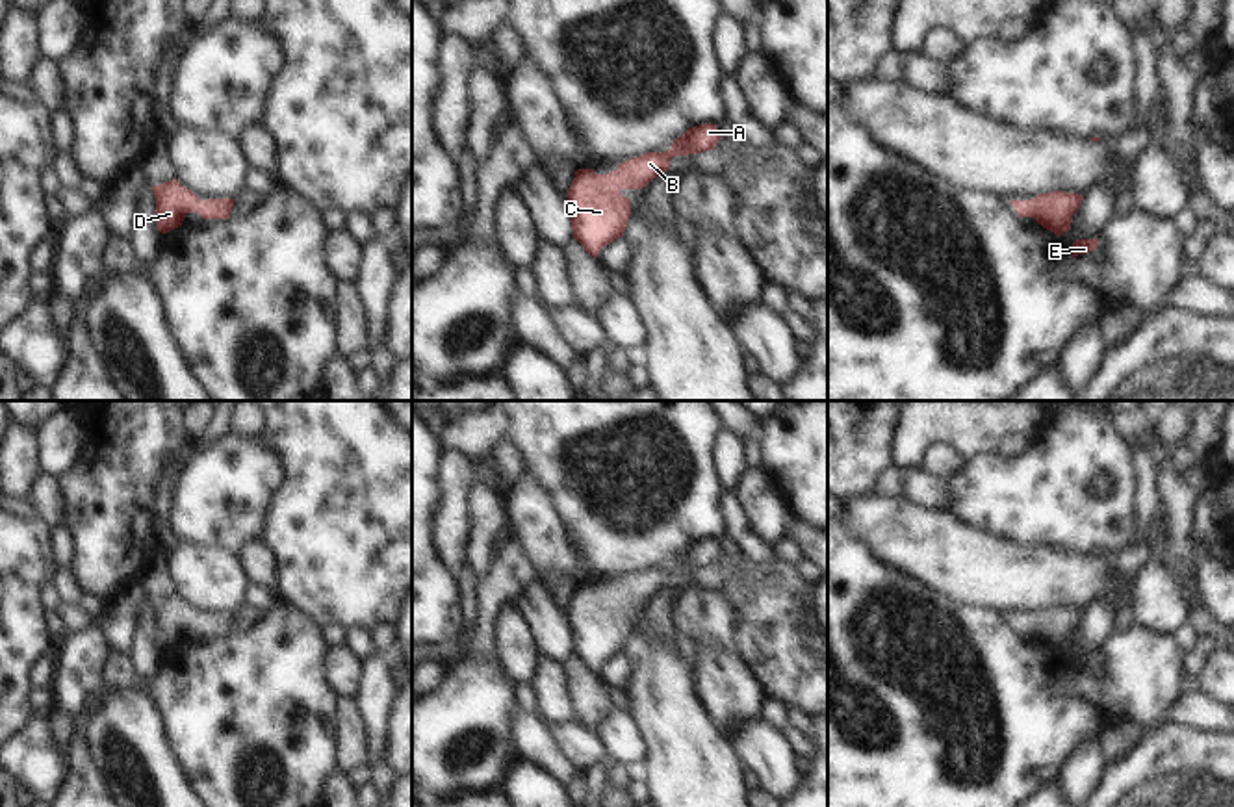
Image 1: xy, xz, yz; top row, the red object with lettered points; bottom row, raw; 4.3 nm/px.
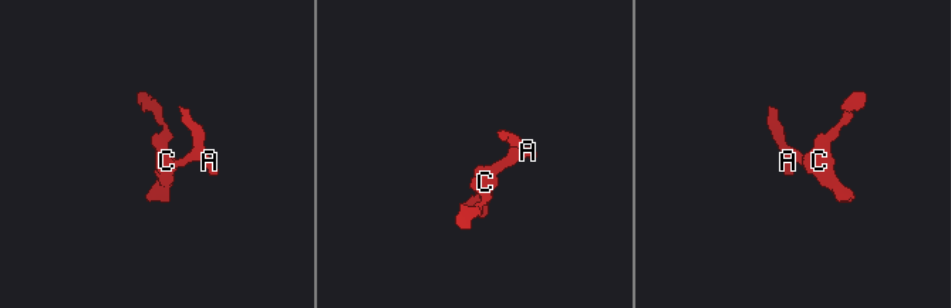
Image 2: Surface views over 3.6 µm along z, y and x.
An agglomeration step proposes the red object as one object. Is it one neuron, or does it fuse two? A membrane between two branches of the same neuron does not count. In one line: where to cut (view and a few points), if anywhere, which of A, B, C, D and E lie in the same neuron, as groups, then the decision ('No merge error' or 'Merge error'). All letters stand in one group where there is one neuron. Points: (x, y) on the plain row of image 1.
No split. Groups: A B C D E. No merge error

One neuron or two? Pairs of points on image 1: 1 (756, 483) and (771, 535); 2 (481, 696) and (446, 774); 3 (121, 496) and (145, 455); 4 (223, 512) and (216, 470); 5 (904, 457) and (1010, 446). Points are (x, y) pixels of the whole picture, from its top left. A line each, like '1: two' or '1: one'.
1: one
2: one
3: one
4: one
5: two

